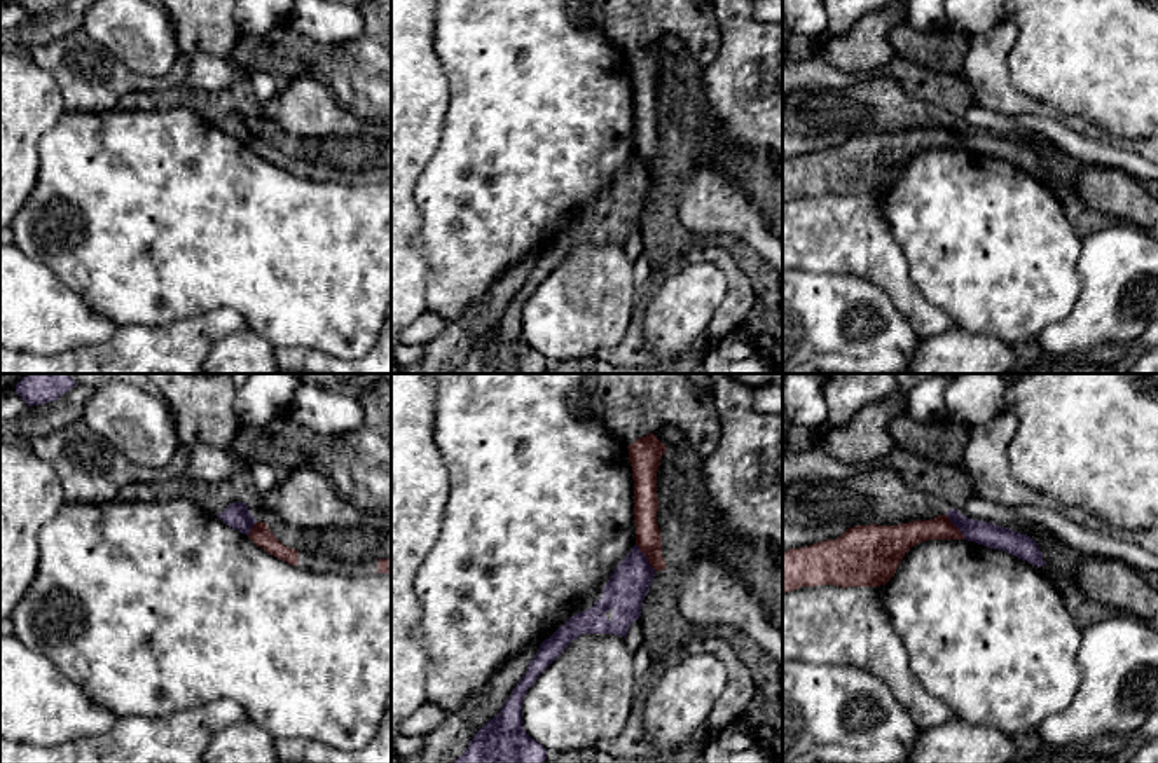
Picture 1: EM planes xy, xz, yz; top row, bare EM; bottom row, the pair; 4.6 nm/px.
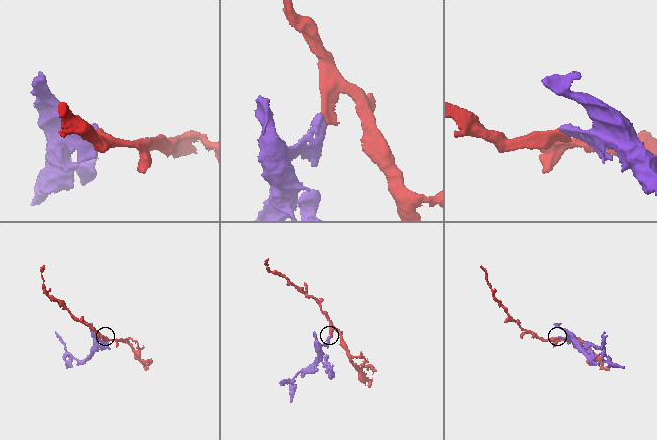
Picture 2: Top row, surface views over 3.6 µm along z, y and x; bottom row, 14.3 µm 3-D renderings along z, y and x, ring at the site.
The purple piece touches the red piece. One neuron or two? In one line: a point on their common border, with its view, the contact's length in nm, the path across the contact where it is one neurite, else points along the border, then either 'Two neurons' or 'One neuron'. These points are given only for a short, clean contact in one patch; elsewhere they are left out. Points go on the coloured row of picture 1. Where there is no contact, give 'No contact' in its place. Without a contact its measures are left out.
Touches purple at xz (645, 557). Shared border 160 nm. Boundary: xz (636, 543), (655, 571). Two neurons

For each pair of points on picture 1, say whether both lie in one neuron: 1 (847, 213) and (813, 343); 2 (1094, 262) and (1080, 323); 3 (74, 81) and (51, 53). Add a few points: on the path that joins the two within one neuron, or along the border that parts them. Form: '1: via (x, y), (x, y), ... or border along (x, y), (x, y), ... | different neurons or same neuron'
1: border along (800, 269), (813, 273), (853, 273), (872, 283) | different neurons
2: via (1094, 278), (1094, 308) | same neuron
3: via (72, 74), (58, 60) | same neuron

